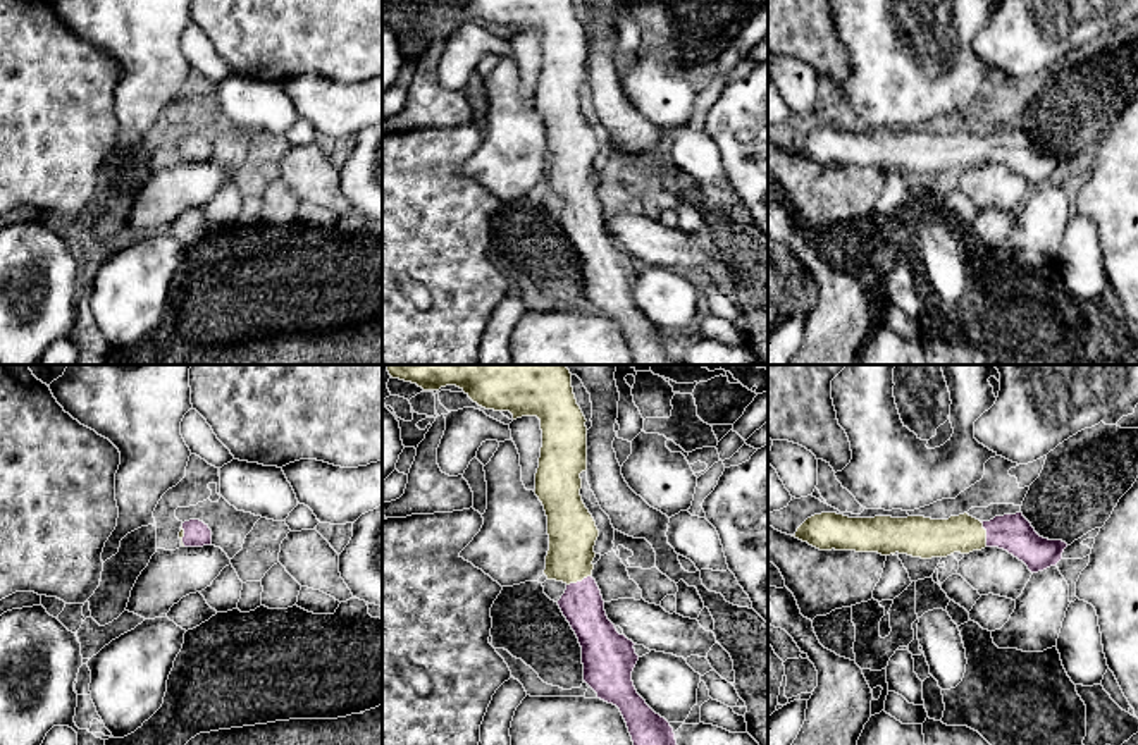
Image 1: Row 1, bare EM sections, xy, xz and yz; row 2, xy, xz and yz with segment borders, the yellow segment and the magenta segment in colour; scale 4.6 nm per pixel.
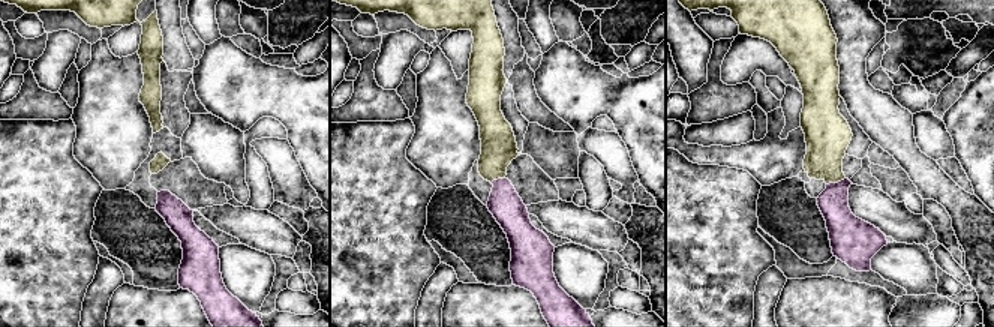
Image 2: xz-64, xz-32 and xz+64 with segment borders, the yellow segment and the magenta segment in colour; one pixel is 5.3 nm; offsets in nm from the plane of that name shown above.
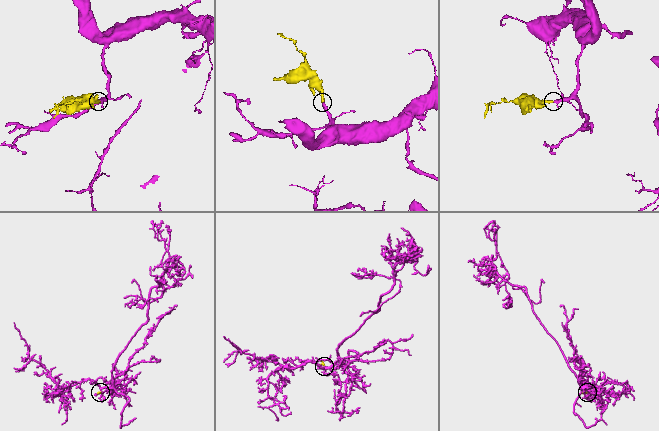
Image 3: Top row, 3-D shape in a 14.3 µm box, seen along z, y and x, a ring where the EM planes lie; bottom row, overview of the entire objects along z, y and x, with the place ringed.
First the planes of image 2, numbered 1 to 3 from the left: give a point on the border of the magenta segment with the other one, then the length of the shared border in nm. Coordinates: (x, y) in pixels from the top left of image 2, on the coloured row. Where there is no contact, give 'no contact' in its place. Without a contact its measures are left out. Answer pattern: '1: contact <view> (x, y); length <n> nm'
1: no contact
2: contact xz-32 (496, 179); length 80 nm
3: contact xz+64 (835, 182); length 110 nm

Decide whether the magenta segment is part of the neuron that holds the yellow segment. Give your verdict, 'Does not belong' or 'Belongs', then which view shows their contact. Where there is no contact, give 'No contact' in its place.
Belongs. Touches yellow in yz

